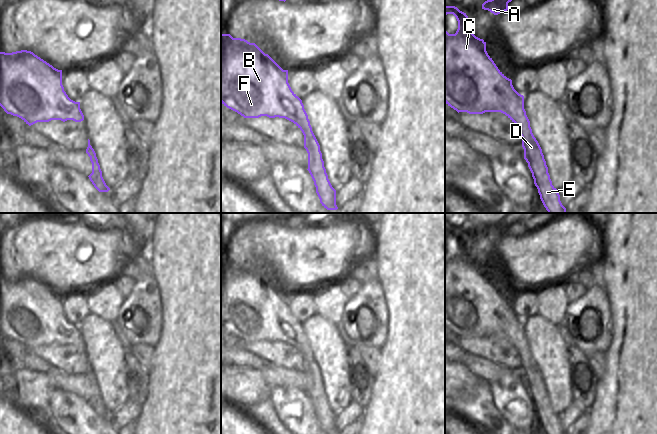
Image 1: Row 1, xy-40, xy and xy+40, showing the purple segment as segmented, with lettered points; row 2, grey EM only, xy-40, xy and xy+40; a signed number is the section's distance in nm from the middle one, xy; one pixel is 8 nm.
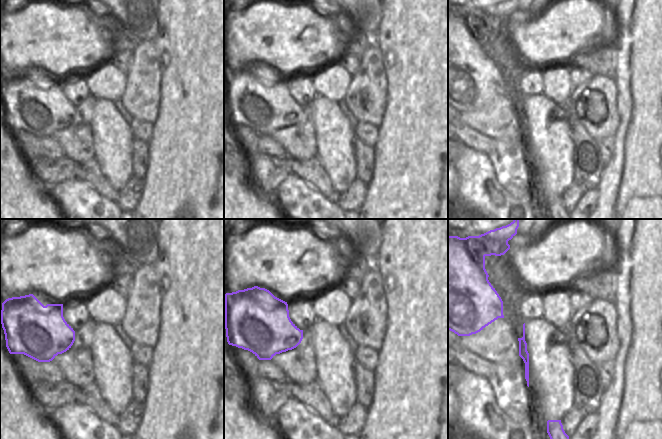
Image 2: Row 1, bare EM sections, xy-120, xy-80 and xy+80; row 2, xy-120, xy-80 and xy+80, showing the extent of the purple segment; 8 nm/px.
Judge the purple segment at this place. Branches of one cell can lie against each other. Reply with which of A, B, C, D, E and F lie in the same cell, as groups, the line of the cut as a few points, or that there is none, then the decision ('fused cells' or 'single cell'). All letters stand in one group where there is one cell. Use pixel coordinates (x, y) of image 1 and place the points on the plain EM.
A B C D E F | no cut | single cell

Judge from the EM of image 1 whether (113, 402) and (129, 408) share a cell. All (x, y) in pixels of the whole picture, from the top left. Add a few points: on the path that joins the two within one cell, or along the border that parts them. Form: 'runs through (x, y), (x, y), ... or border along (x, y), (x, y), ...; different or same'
border along (128, 398), (114, 411), (110, 412); different

